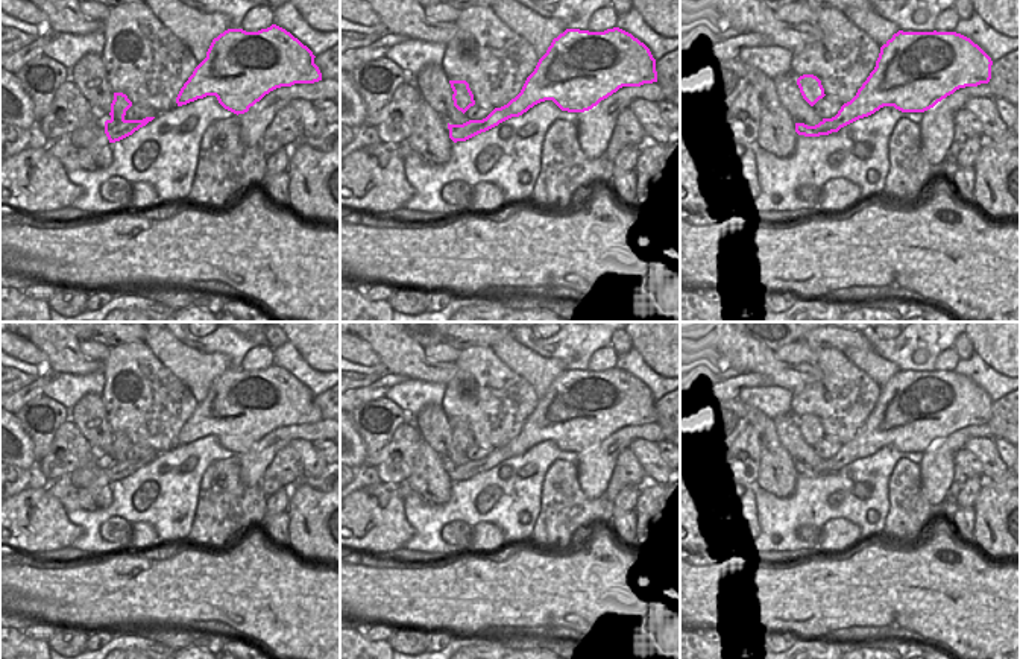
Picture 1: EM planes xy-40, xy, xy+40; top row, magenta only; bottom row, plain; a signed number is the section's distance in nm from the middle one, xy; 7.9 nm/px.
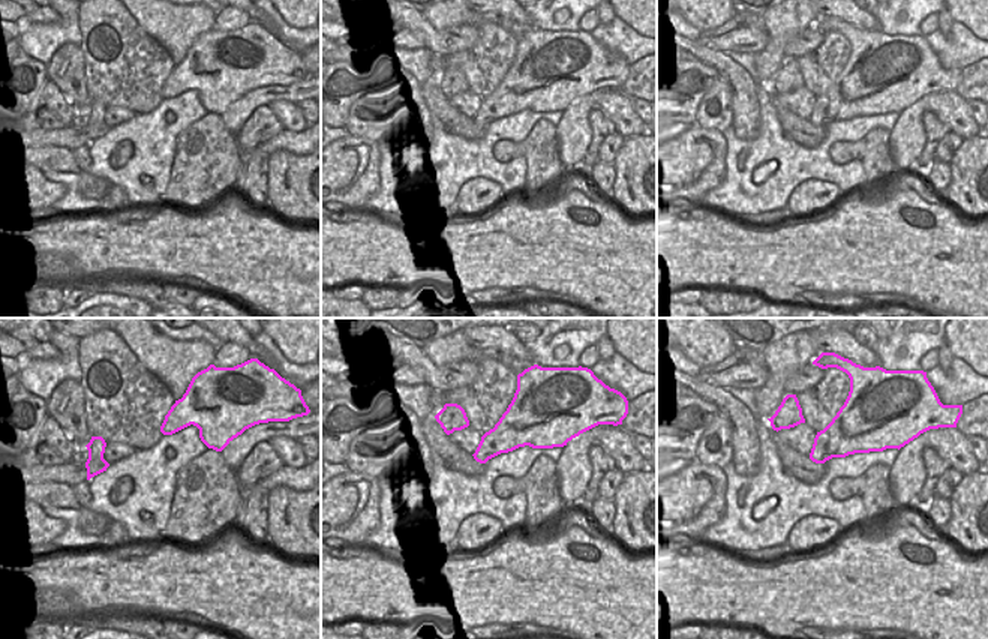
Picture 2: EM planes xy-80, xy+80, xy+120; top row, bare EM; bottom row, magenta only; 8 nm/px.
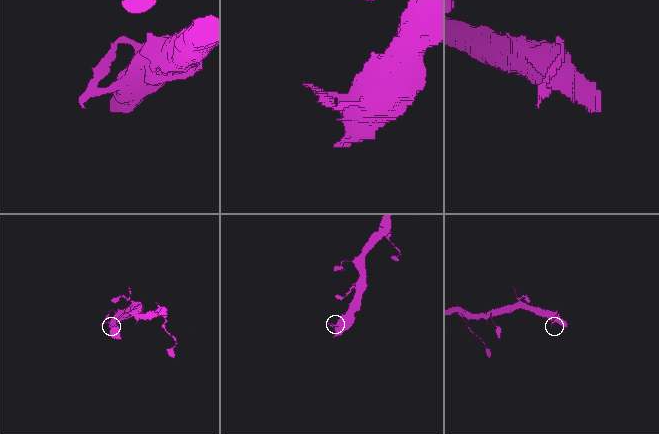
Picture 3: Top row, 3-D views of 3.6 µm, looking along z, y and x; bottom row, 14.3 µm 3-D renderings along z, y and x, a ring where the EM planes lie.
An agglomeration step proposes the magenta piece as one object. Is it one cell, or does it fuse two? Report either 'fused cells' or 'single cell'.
single cell

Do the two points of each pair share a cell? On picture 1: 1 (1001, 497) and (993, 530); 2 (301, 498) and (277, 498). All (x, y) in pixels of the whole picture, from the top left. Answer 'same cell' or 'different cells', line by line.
1: same cell
2: different cells

